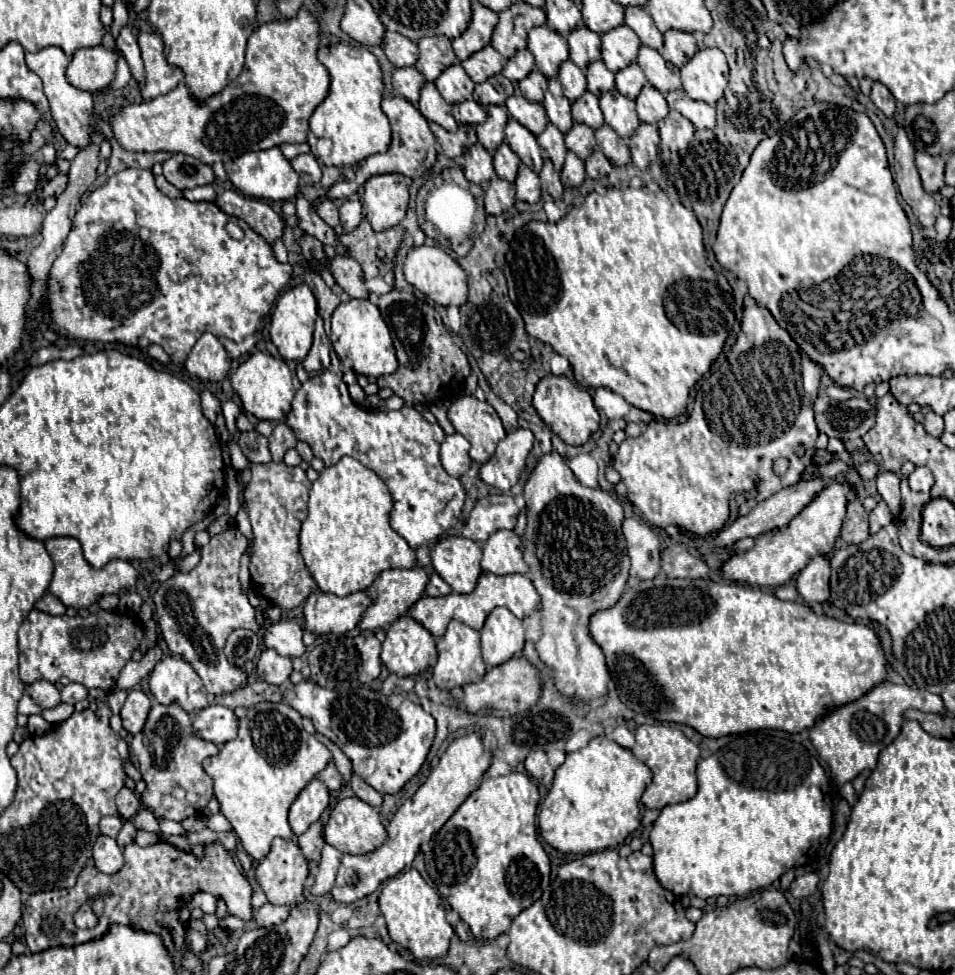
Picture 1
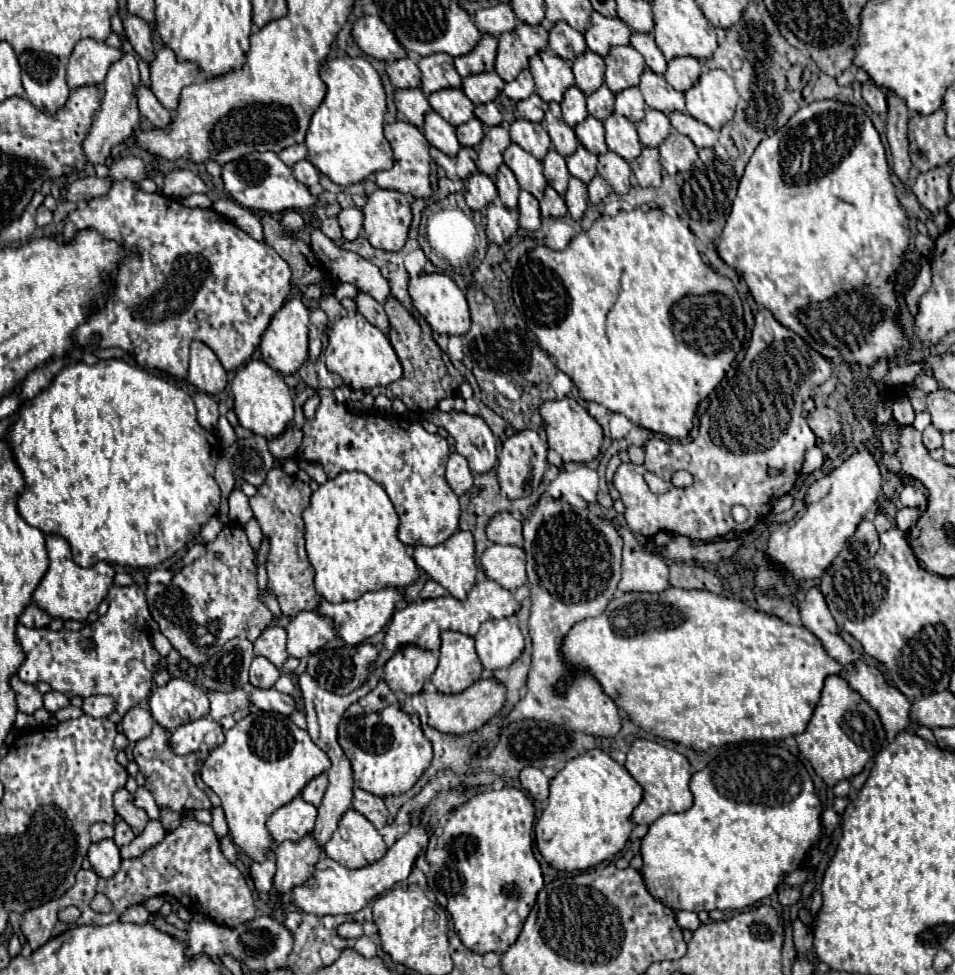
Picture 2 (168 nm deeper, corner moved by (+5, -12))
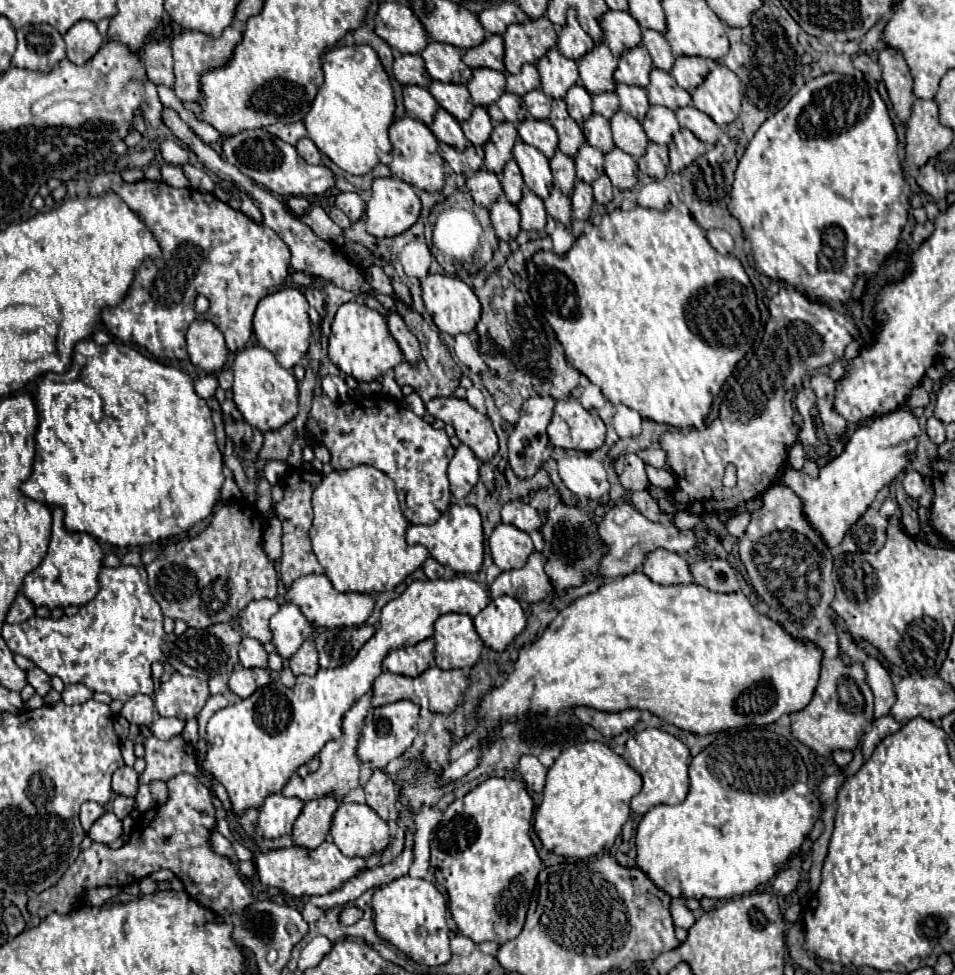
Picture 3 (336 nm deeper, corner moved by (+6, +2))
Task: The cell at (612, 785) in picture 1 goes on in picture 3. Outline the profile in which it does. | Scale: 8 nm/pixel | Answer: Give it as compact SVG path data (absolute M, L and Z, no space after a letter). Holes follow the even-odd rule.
M602 742L566 748L548 768L542 804L534 816L534 832L544 848L560 856L590 858L606 854L630 816L630 800L642 790L640 774Z

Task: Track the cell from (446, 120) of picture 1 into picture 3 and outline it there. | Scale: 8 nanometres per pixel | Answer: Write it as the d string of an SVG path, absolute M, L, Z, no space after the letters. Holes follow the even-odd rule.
M438 108L434 122L430 124L430 130L436 138L440 138L440 142L444 142L456 150L462 150L468 144L458 120L452 114L448 114L444 108Z

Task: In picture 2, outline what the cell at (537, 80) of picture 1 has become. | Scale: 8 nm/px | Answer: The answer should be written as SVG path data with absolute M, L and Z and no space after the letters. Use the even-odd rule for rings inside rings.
M531 94L527 100L517 102L517 110L519 110L521 118L525 118L529 122L541 122L543 114L547 110L547 104L537 94Z

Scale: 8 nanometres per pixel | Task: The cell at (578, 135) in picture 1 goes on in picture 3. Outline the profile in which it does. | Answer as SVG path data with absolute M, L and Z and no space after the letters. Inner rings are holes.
M584 142L576 156L574 156L574 164L576 164L576 174L580 180L584 182L594 182L598 178L598 172L604 172L602 168L602 156L604 152L600 152L598 148L592 148L588 142Z

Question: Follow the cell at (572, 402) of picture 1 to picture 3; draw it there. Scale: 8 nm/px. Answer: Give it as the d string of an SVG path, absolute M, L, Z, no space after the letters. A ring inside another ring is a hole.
M576 398L556 400L548 438L554 446L566 450L592 452L604 444L606 426L596 412L586 410Z

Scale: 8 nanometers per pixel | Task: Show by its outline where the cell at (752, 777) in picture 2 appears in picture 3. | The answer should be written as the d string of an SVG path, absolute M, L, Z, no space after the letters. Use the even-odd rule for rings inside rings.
M746 728L746 730L730 730L720 734L708 748L704 748L696 758L692 758L690 764L690 792L686 796L684 802L676 804L676 806L666 806L666 804L658 804L652 810L648 810L644 814L644 818L640 820L638 828L636 828L636 850L638 850L638 858L636 858L636 866L642 868L646 872L646 876L650 876L650 880L654 880L654 884L658 884L658 888L662 888L666 894L670 894L672 898L732 898L732 896L742 896L752 892L756 886L768 882L778 868L794 854L800 850L804 838L808 836L808 832L812 830L814 822L820 818L822 812L822 804L816 798L816 794L808 788L808 772L806 766L802 762L802 756L798 754L798 750L780 734L774 734L766 728Z

